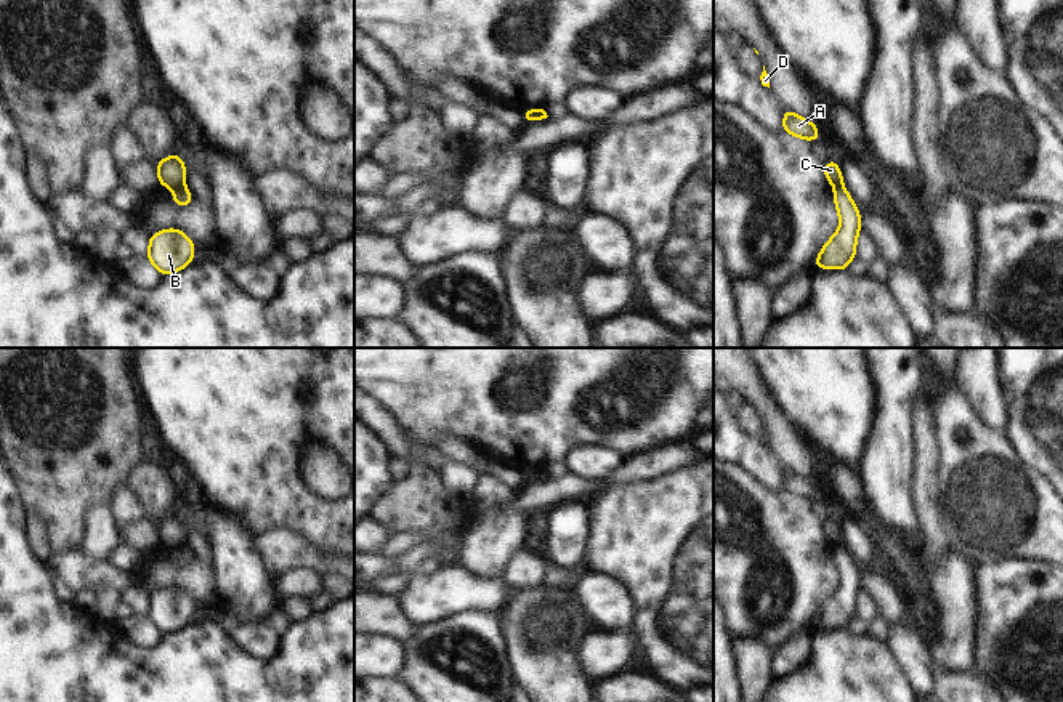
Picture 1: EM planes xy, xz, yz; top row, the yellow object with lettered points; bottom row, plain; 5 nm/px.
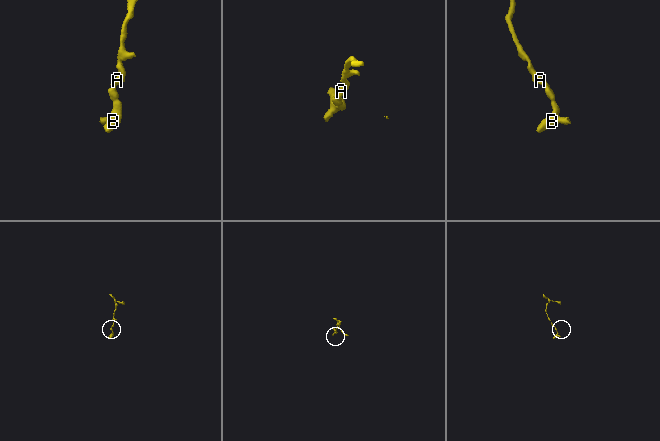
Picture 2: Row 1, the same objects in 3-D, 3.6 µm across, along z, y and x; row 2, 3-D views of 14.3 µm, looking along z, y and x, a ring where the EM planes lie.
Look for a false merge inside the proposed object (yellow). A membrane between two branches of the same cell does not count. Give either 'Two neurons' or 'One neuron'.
Two neurons.

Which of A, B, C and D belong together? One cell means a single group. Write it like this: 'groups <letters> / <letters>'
groups A C D / B

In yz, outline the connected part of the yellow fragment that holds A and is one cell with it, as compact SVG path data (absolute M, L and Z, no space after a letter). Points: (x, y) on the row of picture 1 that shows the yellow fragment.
M782 109L784 119L782 119L782 131L789 133L792 136L798 136L805 141L813 141L813 139L823 139L823 136L818 131L818 127L794 114L790 109Z

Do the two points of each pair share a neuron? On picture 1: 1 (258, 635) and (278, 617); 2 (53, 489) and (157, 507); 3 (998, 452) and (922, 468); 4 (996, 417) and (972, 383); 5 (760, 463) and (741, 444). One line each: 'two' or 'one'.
1: two
2: two
3: two
4: one
5: one

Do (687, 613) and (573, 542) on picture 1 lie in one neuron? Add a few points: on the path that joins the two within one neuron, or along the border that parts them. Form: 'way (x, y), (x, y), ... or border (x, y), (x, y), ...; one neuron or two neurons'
border (586, 510), (587, 548), (582, 569); two neurons

